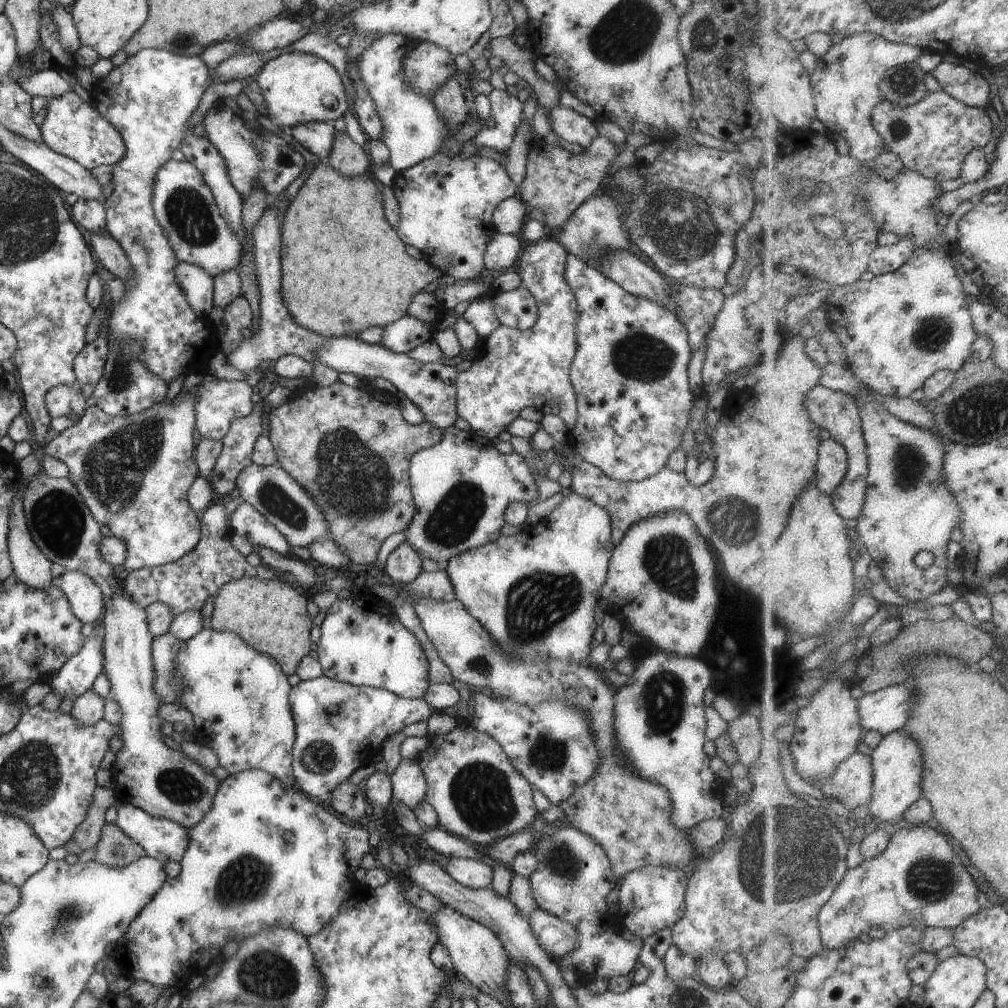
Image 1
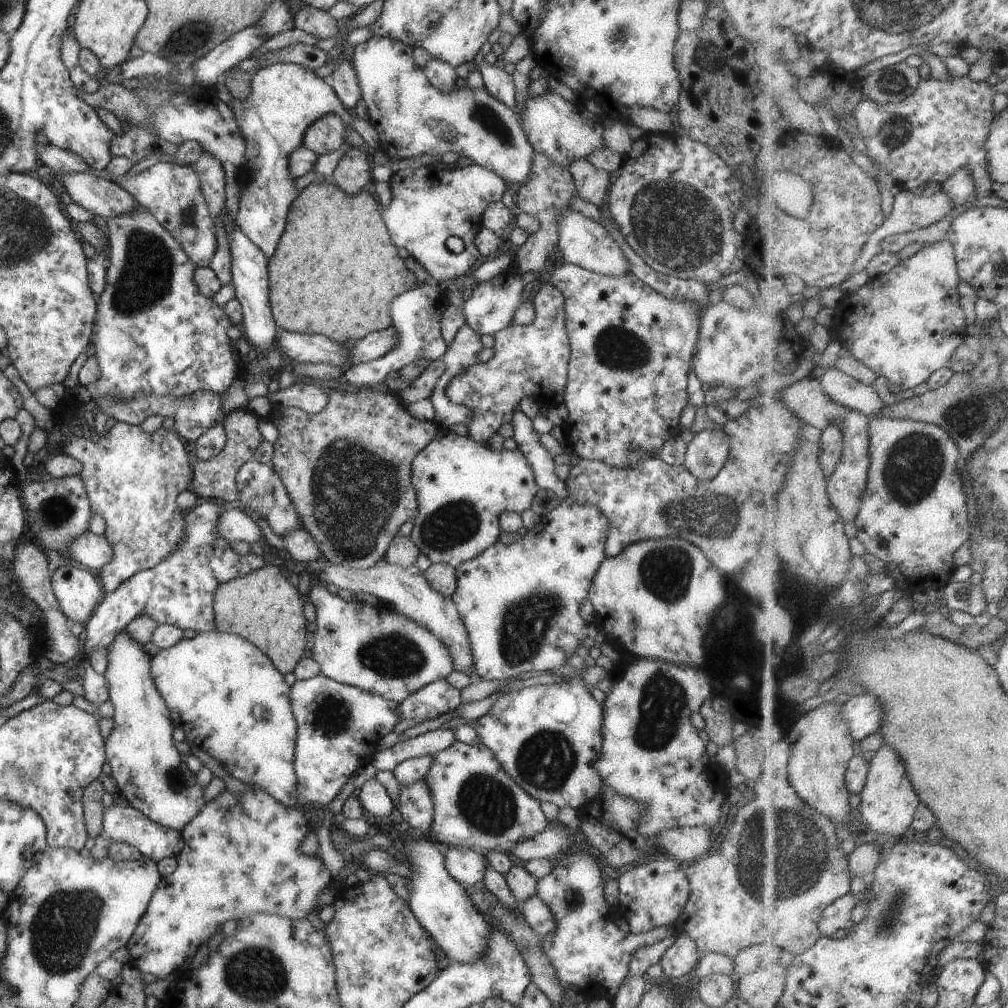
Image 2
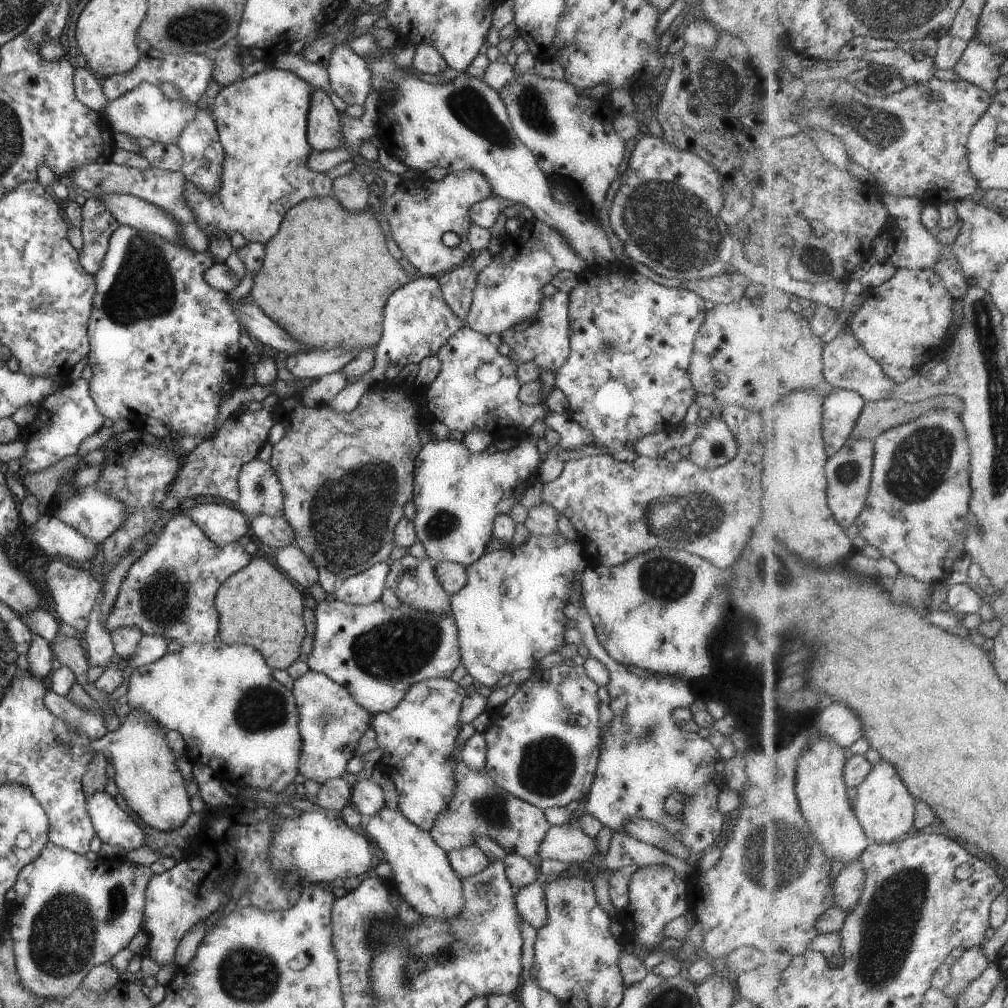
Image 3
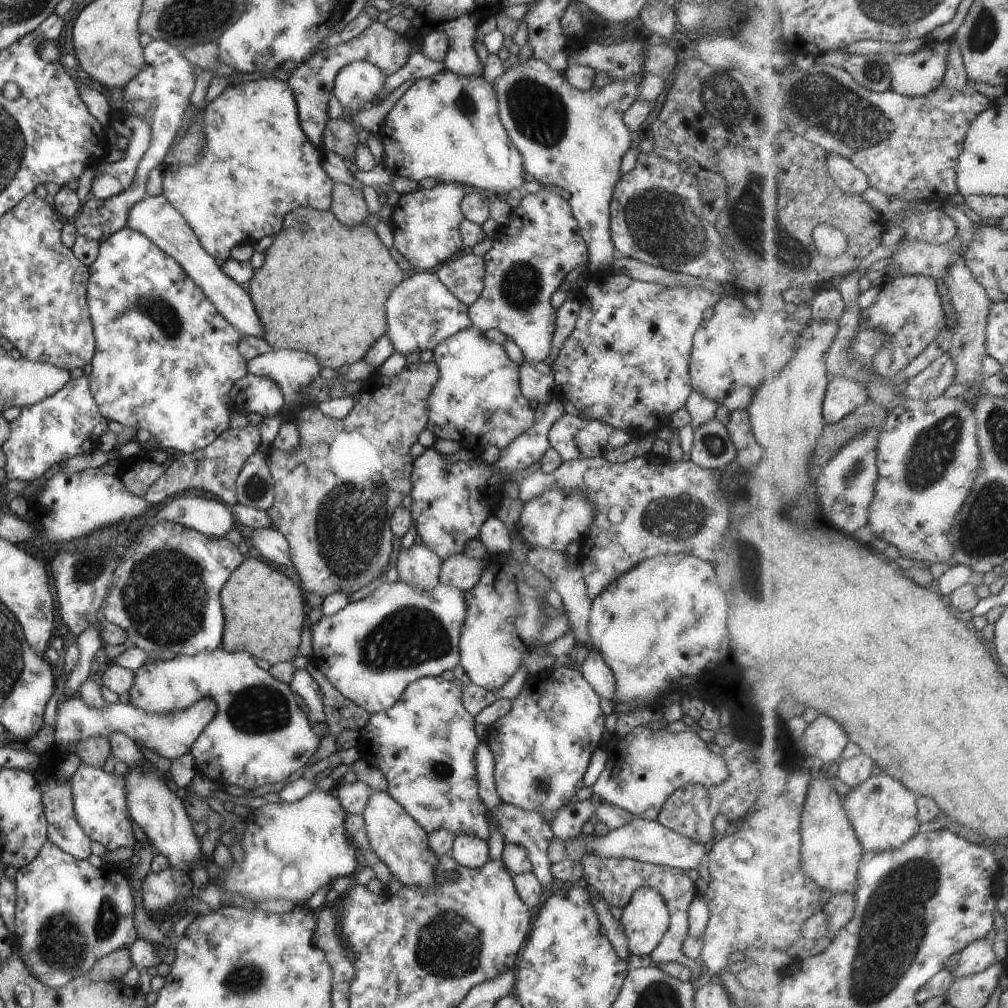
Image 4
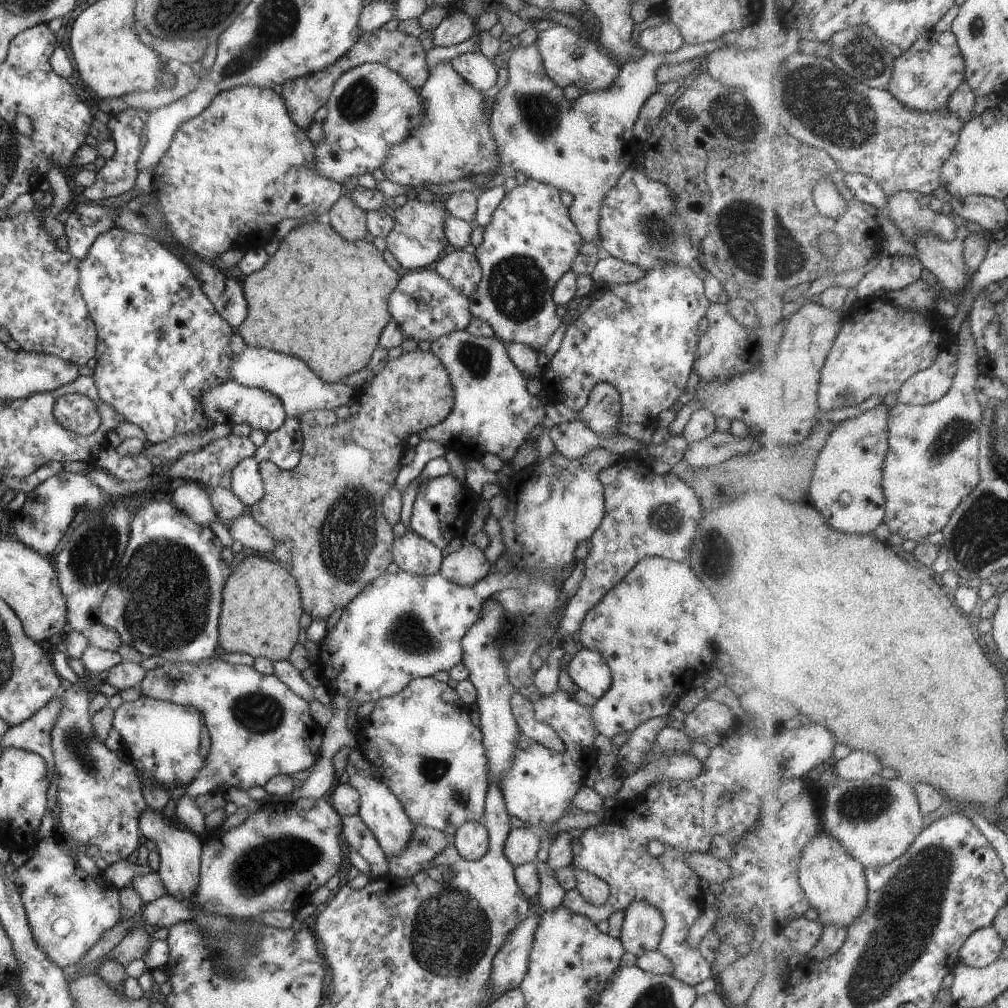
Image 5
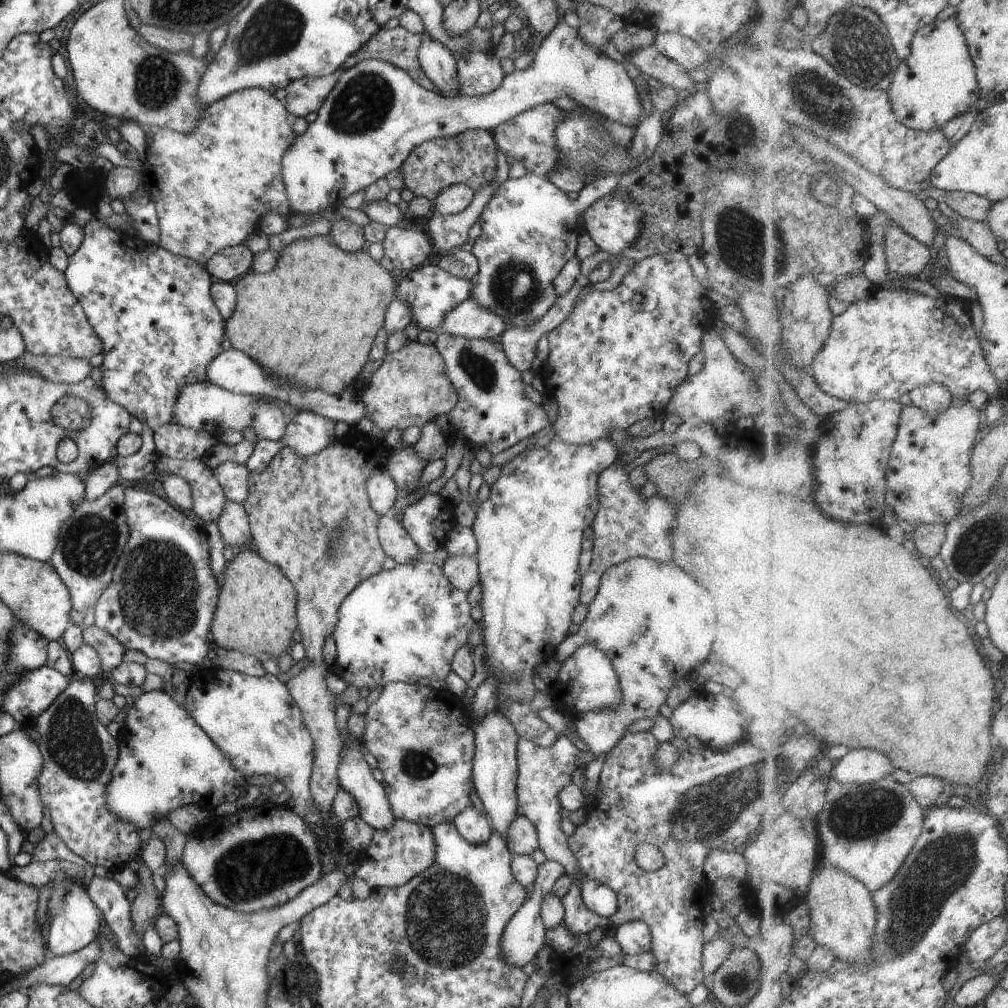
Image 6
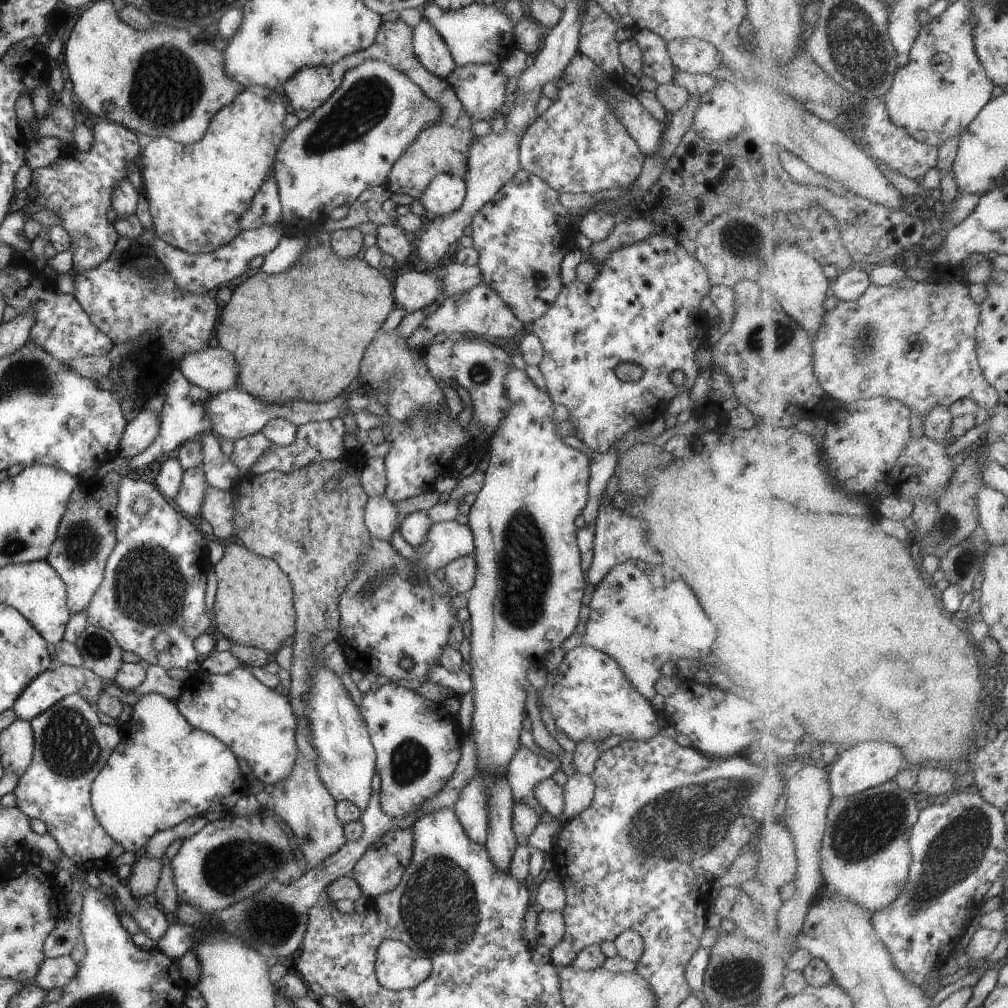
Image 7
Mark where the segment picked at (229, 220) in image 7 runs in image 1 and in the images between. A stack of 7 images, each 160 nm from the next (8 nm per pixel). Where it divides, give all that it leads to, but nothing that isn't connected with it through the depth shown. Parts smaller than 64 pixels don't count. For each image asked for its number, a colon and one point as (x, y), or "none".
1: (297, 87)
2: (285, 98)
3: (261, 123)
4: (257, 165)
5: (230, 174)
6: (209, 187)

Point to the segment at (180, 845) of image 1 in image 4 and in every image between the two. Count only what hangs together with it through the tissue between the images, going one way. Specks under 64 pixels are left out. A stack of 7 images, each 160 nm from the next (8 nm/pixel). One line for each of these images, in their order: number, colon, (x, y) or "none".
2: (126, 824)
3: (111, 825)
4: (99, 799)

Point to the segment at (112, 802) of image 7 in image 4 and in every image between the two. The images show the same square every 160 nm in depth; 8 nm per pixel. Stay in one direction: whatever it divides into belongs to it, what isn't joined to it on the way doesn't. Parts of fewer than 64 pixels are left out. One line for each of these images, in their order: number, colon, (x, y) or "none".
4: (170, 736)
5: (161, 739)
6: (165, 760)

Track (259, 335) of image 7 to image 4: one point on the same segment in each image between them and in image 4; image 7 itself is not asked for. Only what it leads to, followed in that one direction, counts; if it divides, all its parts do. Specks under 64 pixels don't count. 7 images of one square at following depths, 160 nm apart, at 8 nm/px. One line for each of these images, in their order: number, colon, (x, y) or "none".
4: (324, 285)
5: (347, 284)
6: (329, 305)

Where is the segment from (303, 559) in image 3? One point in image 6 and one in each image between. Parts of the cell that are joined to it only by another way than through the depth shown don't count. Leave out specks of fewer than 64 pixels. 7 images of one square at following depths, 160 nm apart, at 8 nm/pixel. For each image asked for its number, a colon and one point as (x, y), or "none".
4: (269, 542)
5: (243, 529)
6: (232, 523)

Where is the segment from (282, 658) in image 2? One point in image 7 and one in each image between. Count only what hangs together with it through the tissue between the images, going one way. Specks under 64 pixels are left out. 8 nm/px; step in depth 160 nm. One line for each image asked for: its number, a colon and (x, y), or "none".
3: (258, 606)
4: (263, 612)
5: (260, 611)
6: (255, 613)
7: (253, 606)

